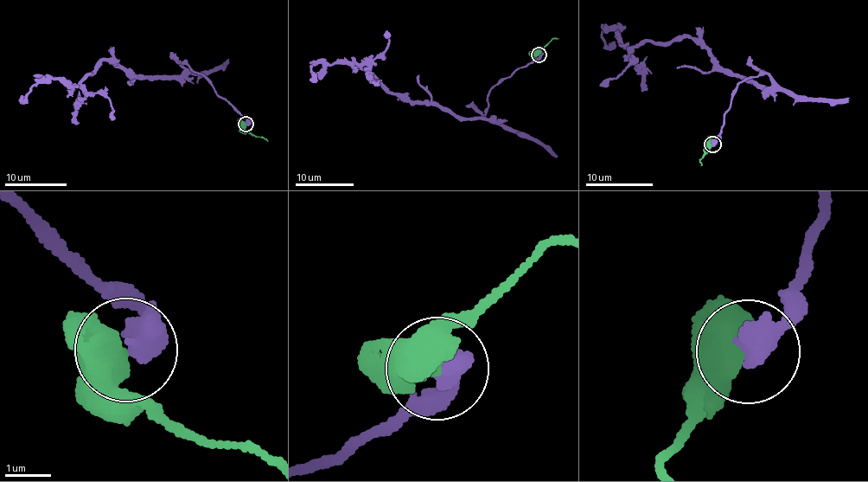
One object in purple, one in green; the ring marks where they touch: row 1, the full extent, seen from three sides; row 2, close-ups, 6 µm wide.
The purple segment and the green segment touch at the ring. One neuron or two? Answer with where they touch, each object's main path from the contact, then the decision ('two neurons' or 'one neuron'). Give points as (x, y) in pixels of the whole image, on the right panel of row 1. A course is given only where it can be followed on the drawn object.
place (712, 144); course purple (713, 144), (739, 81), (770, 76), (766, 87), (747, 80), (684, 36), (629, 46), (602, 28), (613, 41); course green (713, 144), (707, 148), (700, 165); two neurons

